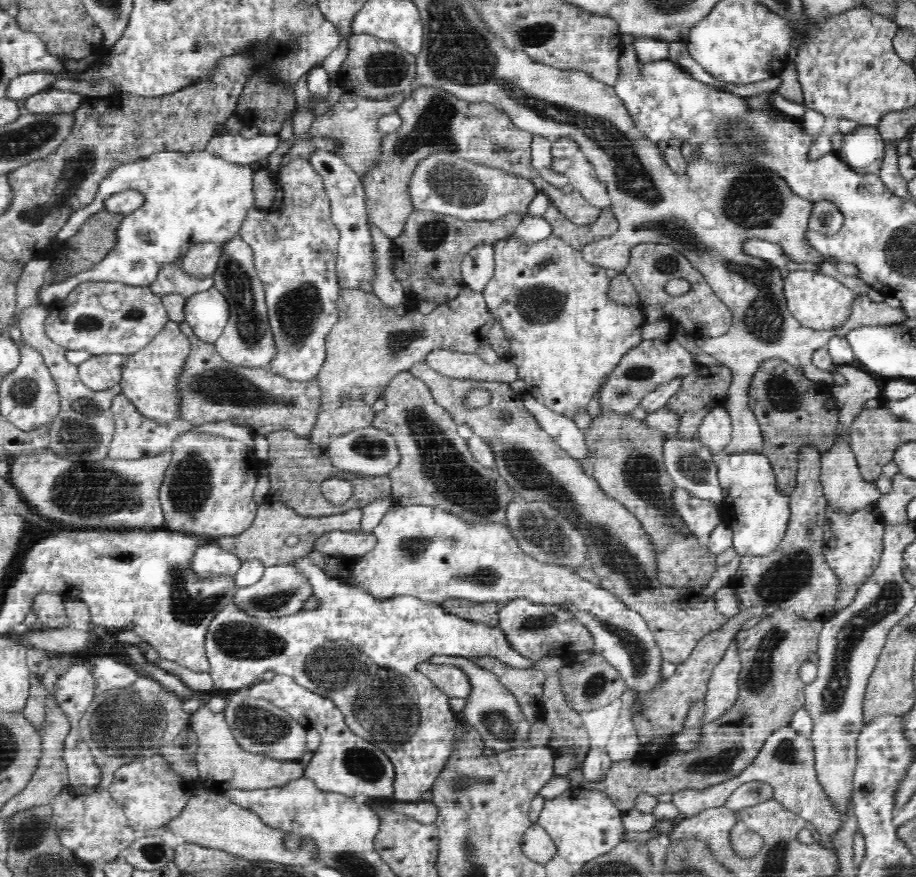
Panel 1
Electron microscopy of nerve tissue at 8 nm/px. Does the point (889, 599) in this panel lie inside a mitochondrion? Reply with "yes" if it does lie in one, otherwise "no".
yes

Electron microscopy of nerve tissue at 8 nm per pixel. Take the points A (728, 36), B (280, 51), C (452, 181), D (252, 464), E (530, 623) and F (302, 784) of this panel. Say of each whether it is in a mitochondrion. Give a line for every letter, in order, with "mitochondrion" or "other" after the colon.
A: other
B: other
C: mitochondrion
D: other
E: mitochondrion
F: other

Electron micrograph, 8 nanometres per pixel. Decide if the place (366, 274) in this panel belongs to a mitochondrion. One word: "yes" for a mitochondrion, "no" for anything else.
no

